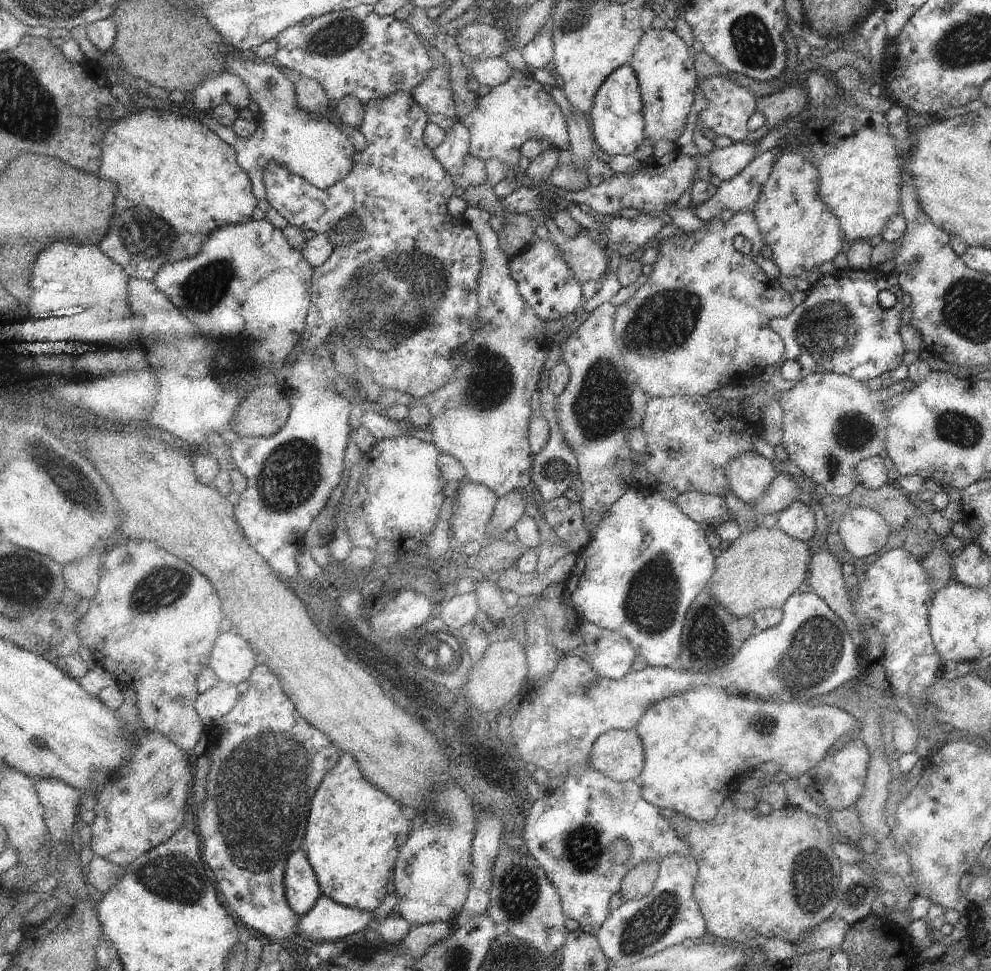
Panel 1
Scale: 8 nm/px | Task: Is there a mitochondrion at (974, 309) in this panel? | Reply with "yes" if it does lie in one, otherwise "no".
yes

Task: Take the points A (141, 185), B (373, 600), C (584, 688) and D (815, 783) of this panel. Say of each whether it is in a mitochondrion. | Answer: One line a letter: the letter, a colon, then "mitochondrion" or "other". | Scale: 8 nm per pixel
A: other
B: other
C: mitochondrion
D: other

